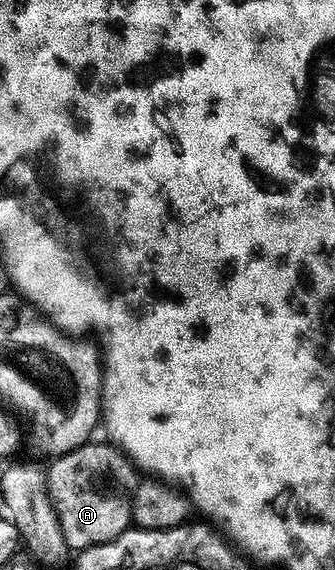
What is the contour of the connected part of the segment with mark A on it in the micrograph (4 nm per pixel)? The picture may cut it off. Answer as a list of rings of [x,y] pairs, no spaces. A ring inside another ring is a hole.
[[[79,447],[66,455],[57,456],[51,463],[54,464],[45,468],[47,489],[64,533],[64,541],[68,541],[71,552],[81,553],[87,547],[107,543],[126,532],[132,523],[129,502],[102,492],[97,471],[82,467],[82,451]]]

